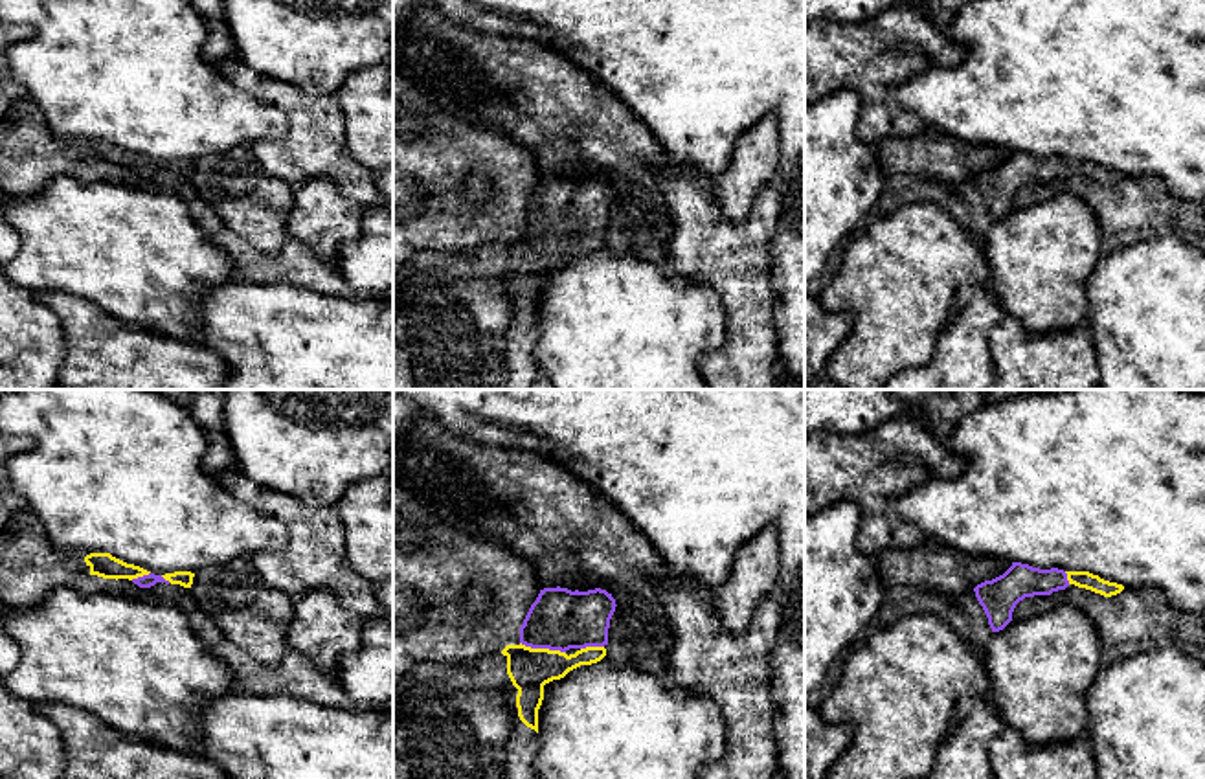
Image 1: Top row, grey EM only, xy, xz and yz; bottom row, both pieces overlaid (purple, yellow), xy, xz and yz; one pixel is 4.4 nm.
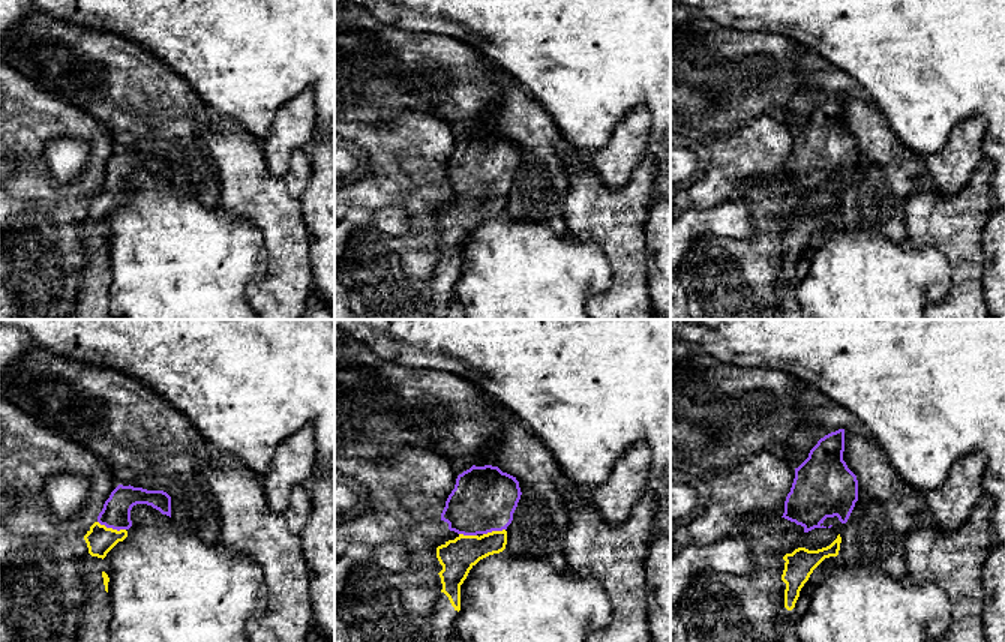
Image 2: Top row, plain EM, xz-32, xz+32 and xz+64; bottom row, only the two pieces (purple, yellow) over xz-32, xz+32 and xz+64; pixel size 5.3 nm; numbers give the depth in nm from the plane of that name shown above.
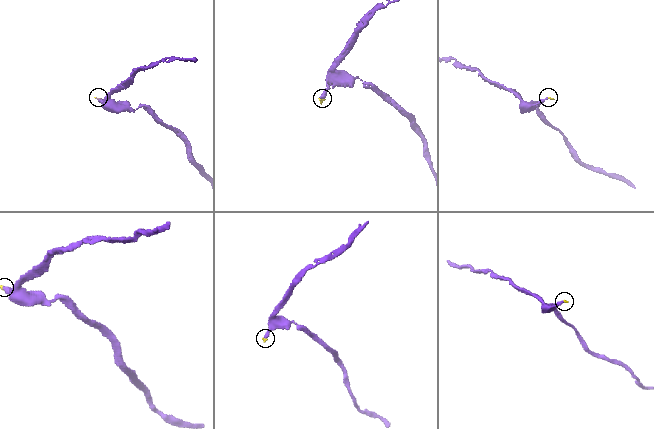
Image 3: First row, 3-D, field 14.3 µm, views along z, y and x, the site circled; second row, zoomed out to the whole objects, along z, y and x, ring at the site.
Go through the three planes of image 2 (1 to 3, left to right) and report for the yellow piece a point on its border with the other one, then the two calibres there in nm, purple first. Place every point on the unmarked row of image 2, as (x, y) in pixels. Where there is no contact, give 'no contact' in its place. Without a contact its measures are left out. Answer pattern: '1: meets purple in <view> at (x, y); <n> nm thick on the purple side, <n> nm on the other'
1: meets purple in xz-32 at (111, 191); 160 nm thick on the purple side, 150 nm on the other
2: meets purple in xz+32 at (494, 194); 340 nm thick on the purple side, 190 nm on the other
3: no contact

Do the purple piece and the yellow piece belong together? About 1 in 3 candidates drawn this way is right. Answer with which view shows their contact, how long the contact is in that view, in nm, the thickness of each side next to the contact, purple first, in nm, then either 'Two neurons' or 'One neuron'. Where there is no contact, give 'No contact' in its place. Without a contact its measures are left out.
Touches purple in xz. Shared border 200 nm. Thickness 280 nm (purple) against 190 nm. One neuron

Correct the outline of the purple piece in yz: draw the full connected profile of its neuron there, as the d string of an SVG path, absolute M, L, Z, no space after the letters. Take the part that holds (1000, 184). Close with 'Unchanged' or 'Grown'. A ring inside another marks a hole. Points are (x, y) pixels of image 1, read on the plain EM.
M1012 151L1003 164L977 173L974 180L988 206L992 220L999 220L1012 209L1012 200L1019 189L1034 184L1051 184L1053 180L1065 178L1069 173L1104 186L1124 178L1122 173L1104 169L1089 160L1040 158Z. Grown

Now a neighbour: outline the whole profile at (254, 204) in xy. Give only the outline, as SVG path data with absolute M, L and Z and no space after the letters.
M248 145L195 162L189 180L224 228L265 255L281 252L296 189L268 175Z

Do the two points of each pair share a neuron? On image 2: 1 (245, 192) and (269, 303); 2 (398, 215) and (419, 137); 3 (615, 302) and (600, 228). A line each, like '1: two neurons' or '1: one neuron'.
1: one neuron
2: two neurons
3: one neuron

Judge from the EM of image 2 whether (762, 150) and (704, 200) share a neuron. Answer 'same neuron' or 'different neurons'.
same neuron

